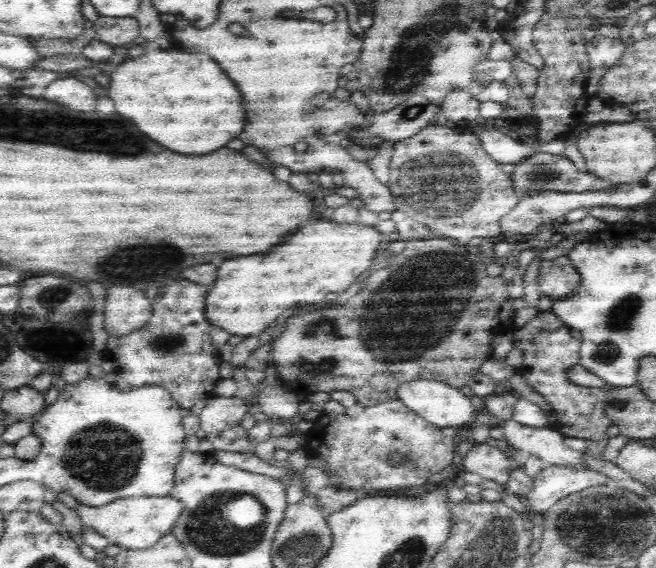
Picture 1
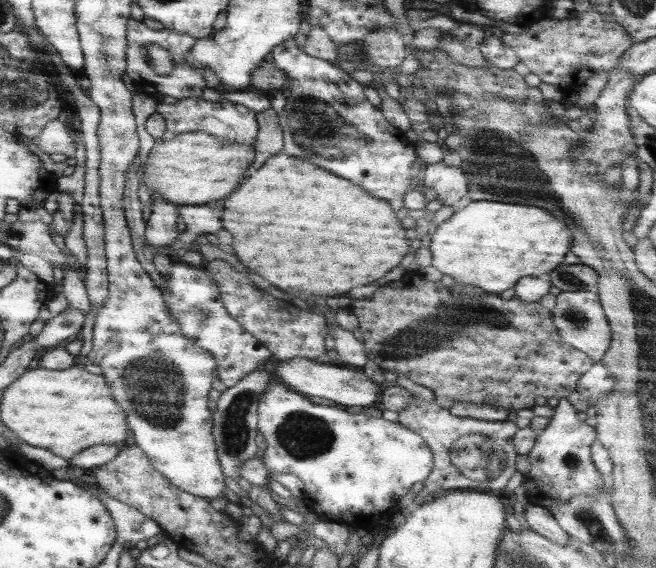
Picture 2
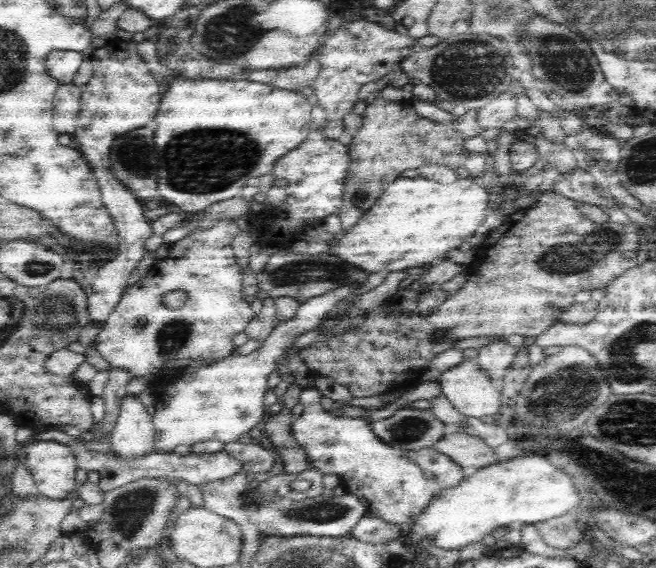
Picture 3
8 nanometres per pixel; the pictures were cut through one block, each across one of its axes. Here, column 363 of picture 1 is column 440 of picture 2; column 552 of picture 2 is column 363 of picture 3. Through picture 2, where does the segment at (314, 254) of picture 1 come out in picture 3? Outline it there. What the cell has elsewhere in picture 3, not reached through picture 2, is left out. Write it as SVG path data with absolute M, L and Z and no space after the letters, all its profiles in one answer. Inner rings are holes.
M398 177L390 182L382 198L364 214L362 222L354 230L341 232L331 242L331 248L342 260L359 266L366 272L389 273L418 268L432 262L434 258L444 257L453 248L458 249L477 230L482 230L486 211L491 208L492 189L490 186L467 177L450 183L436 182L434 179L418 177Z

